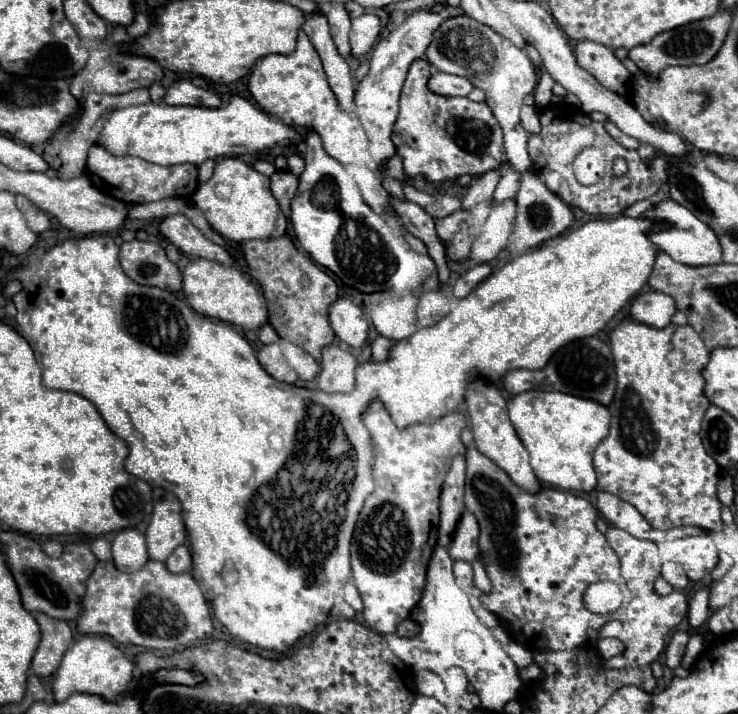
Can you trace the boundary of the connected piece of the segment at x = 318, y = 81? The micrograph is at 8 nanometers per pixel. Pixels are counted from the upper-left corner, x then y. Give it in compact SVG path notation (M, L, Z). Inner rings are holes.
M299 29L297 33L297 47L293 53L271 53L257 61L255 69L251 72L248 89L253 100L261 105L265 111L277 115L287 125L297 125L305 129L313 129L323 139L323 149L337 159L339 163L347 165L367 165L367 135L355 117L355 113L343 111L335 93L331 91L321 57L317 55L313 43Z

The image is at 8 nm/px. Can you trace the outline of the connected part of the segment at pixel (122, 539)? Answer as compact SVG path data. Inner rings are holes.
M137 529L119 531L113 541L113 563L119 571L137 571L141 569L149 557L145 547L145 535Z

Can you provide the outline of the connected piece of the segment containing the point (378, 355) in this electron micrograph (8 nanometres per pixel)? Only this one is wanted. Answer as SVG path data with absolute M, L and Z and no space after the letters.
M377 337L375 341L373 341L373 359L387 359L387 351L389 351L389 347L393 345L393 341L391 339L385 339L385 337Z

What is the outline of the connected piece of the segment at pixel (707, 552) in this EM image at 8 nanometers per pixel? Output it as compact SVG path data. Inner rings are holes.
M709 533L663 543L661 557L673 557L673 561L677 561L685 569L691 581L703 579L719 563L719 553Z

